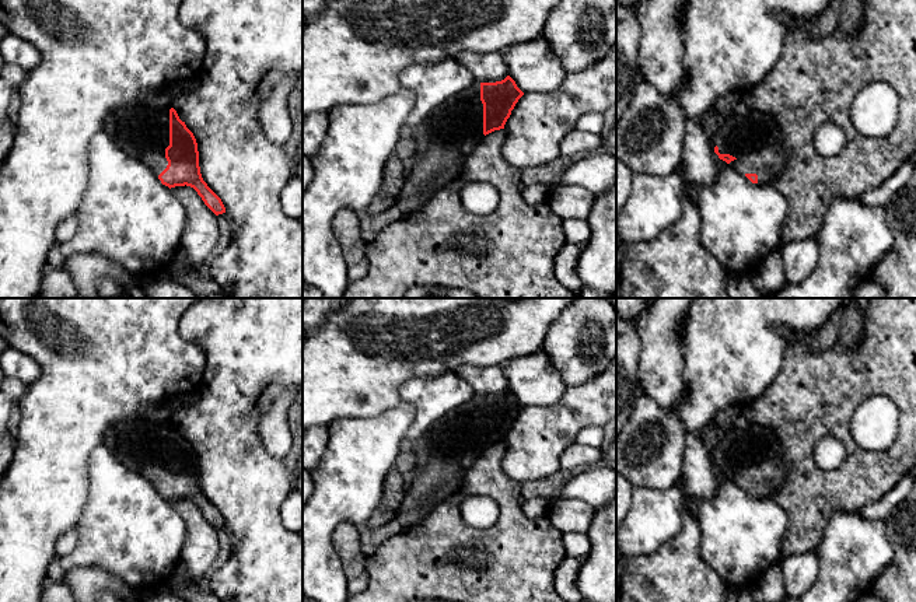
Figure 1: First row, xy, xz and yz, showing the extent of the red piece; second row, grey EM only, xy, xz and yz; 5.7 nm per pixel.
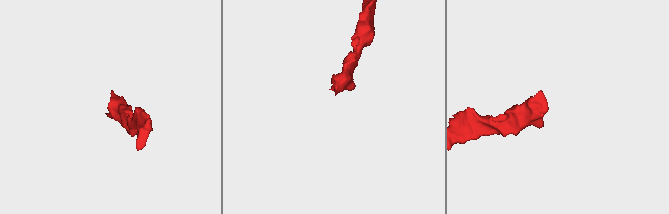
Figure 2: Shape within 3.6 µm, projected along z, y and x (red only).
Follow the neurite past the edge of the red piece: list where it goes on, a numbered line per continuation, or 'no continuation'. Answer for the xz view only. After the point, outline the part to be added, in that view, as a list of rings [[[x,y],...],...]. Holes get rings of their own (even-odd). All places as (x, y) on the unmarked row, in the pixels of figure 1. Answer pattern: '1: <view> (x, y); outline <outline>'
1: xz (450, 447); outline [[[480,396],[441,417],[409,448],[416,456],[413,480],[394,519],[361,529],[361,552],[367,557],[461,489],[466,472],[485,451]]]

